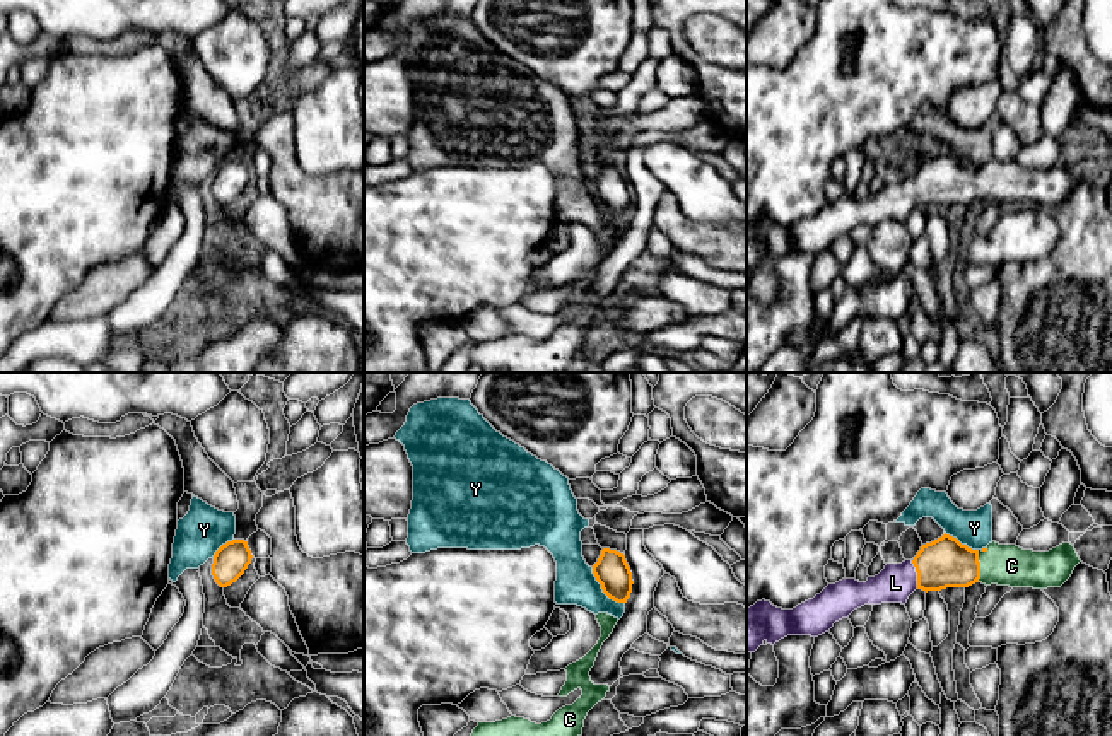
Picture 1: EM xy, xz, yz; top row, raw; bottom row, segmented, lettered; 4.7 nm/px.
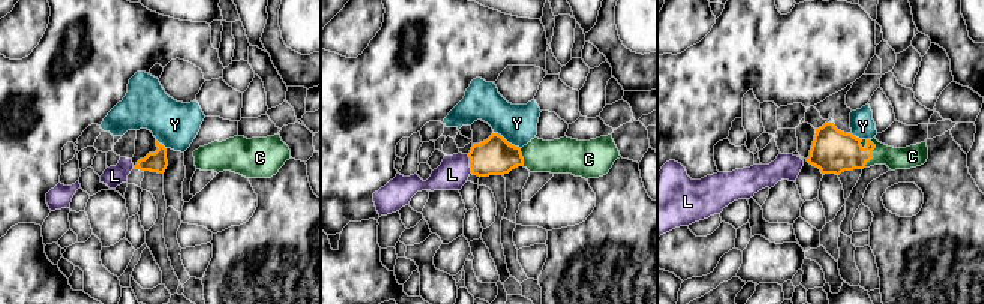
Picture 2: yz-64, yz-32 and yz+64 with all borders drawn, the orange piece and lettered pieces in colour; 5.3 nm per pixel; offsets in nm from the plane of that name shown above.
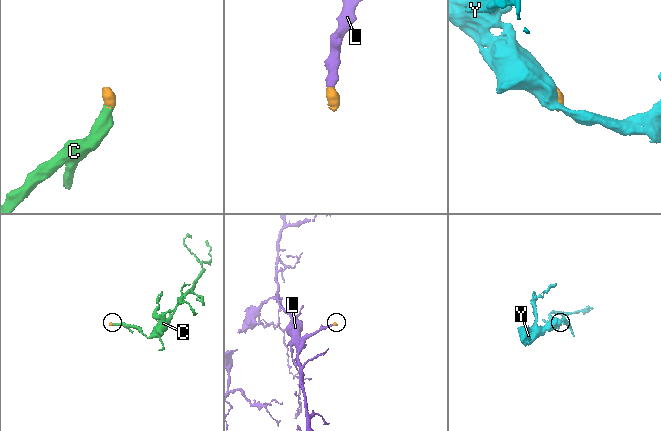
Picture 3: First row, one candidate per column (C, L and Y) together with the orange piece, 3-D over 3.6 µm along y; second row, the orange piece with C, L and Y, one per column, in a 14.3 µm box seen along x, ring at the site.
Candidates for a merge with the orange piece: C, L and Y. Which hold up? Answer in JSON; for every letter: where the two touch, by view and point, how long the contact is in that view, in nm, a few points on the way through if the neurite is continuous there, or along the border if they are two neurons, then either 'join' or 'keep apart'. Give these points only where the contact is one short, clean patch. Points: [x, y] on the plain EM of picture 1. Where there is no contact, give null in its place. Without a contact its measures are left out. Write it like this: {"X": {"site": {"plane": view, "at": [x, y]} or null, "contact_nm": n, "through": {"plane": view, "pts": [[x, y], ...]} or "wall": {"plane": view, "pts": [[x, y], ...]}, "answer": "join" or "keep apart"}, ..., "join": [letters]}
{"C": {"site": {"plane": "yz", "at": [979, 180]}, "contact_nm": 170, "through": {"plane": "yz", "pts": [[945, 180], [979, 180], [1012, 183]]}, "answer": "join"}, "L": {"site": {"plane": "yz", "at": [918, 192]}, "contact_nm": 140, "through": {"plane": "yz", "pts": [[945, 180], [918, 192], [895, 200]]}, "answer": "join"}, "Y": {"site": {"plane": "xz", "at": [602, 205]}, "contact_nm": 240, "wall": {"plane": "xz", "pts": [[591, 185], [600, 205], [610, 216], [624, 221]]}, "answer": "keep apart"}, "join": ["C", "L"]}

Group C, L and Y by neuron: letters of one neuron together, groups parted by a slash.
C L / Y

